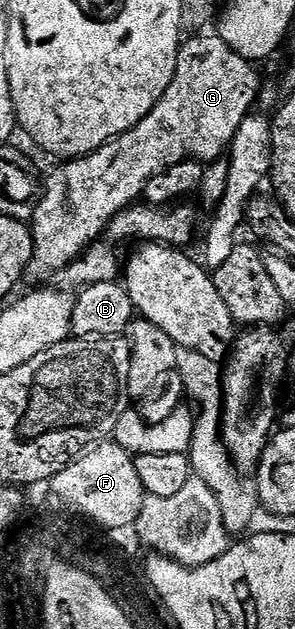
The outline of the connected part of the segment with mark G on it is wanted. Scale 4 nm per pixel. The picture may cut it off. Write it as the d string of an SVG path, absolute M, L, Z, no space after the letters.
M218 35L212 37L192 37L180 46L176 60L176 74L170 87L162 95L159 103L130 131L121 137L108 141L98 151L86 157L65 160L48 177L48 190L39 198L44 210L30 220L30 228L35 234L32 239L32 258L28 264L27 280L48 283L52 276L63 274L64 270L77 260L89 247L97 244L100 237L111 226L113 219L125 209L137 204L144 196L146 183L162 171L180 165L183 161L209 163L227 154L232 140L242 127L242 123L253 112L252 104L257 104L262 83L256 74L257 66L238 55Z

